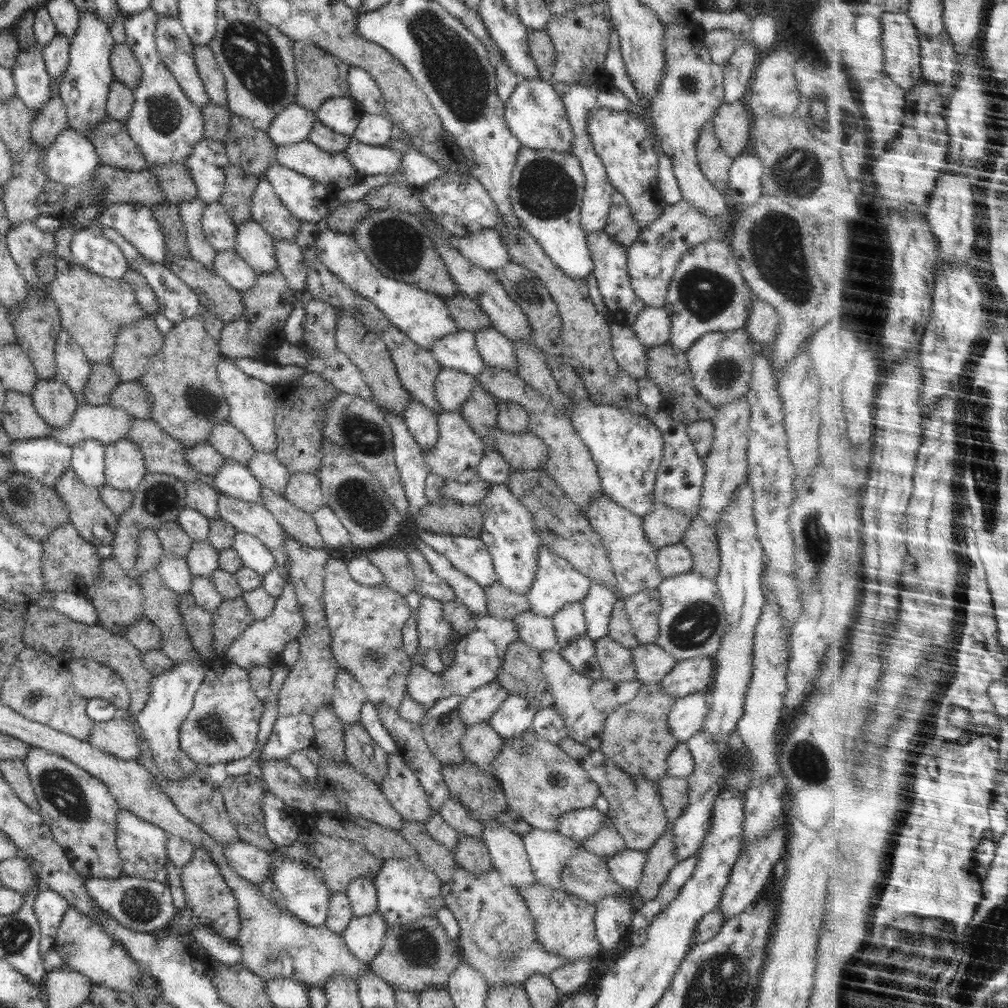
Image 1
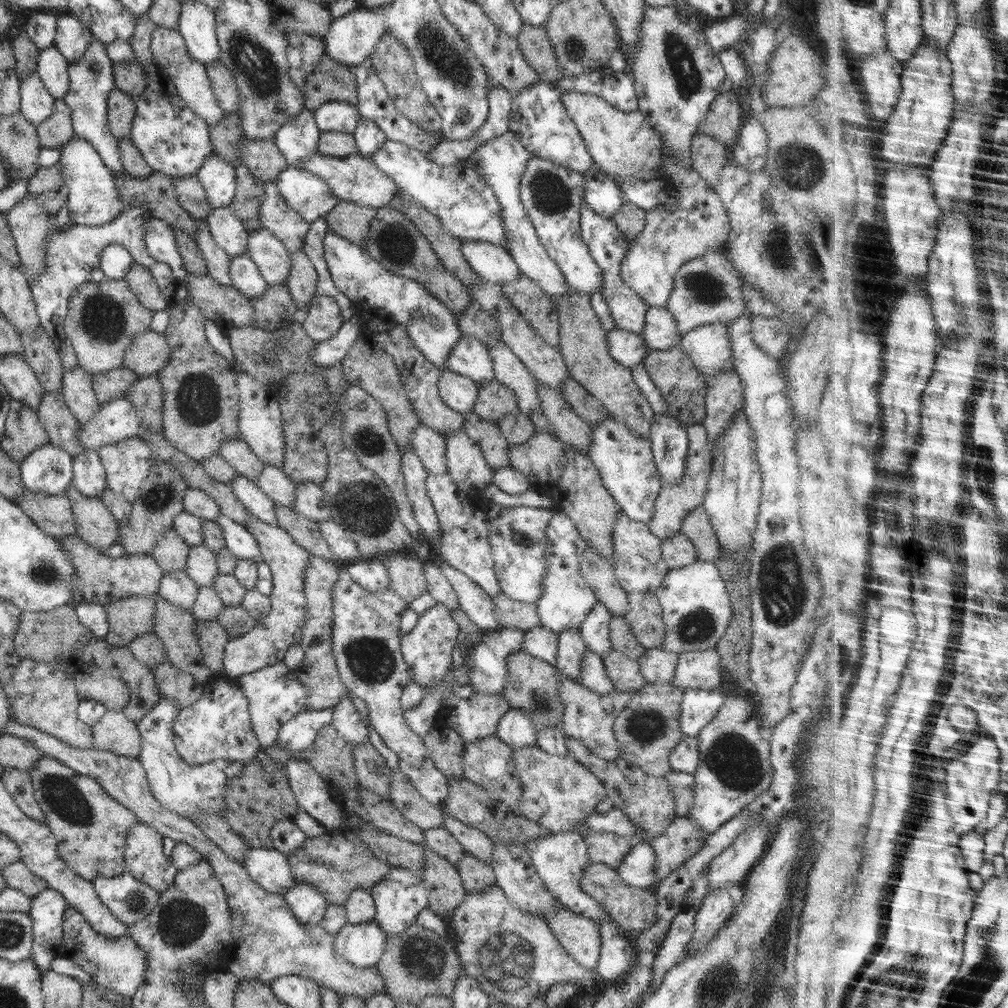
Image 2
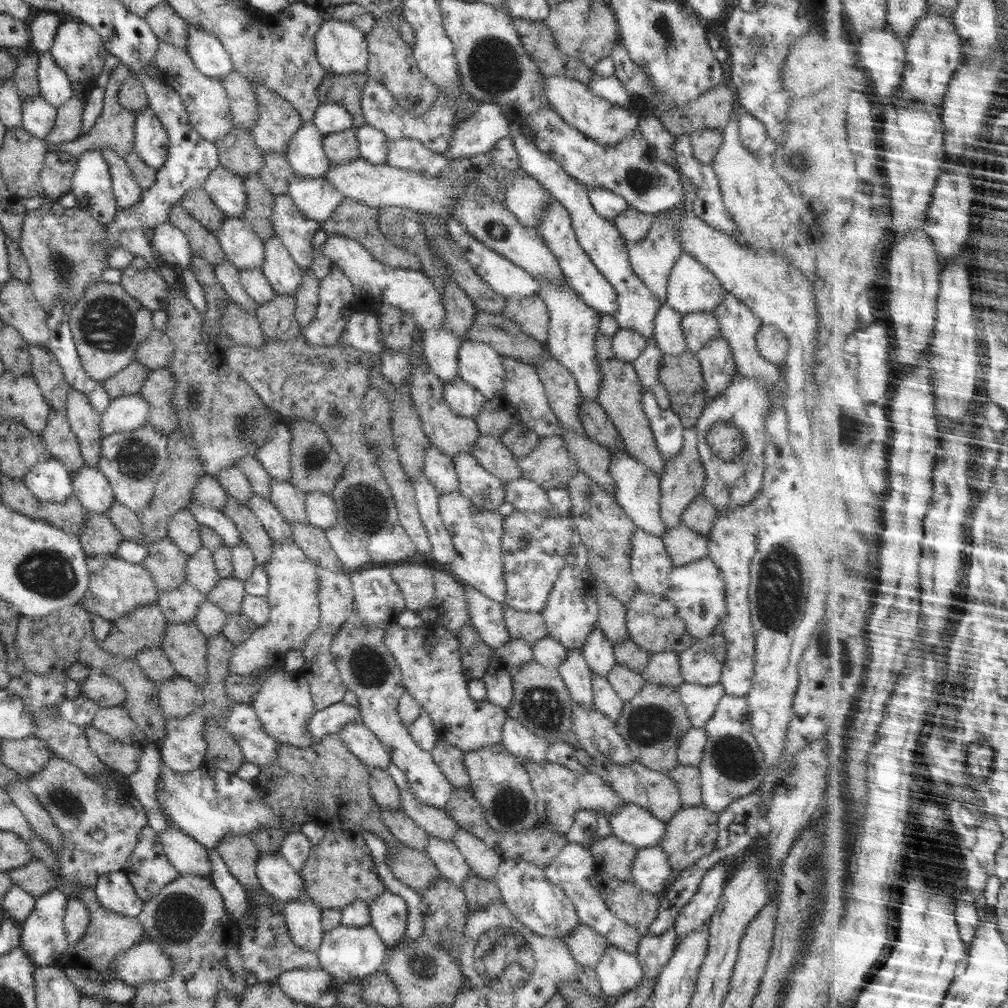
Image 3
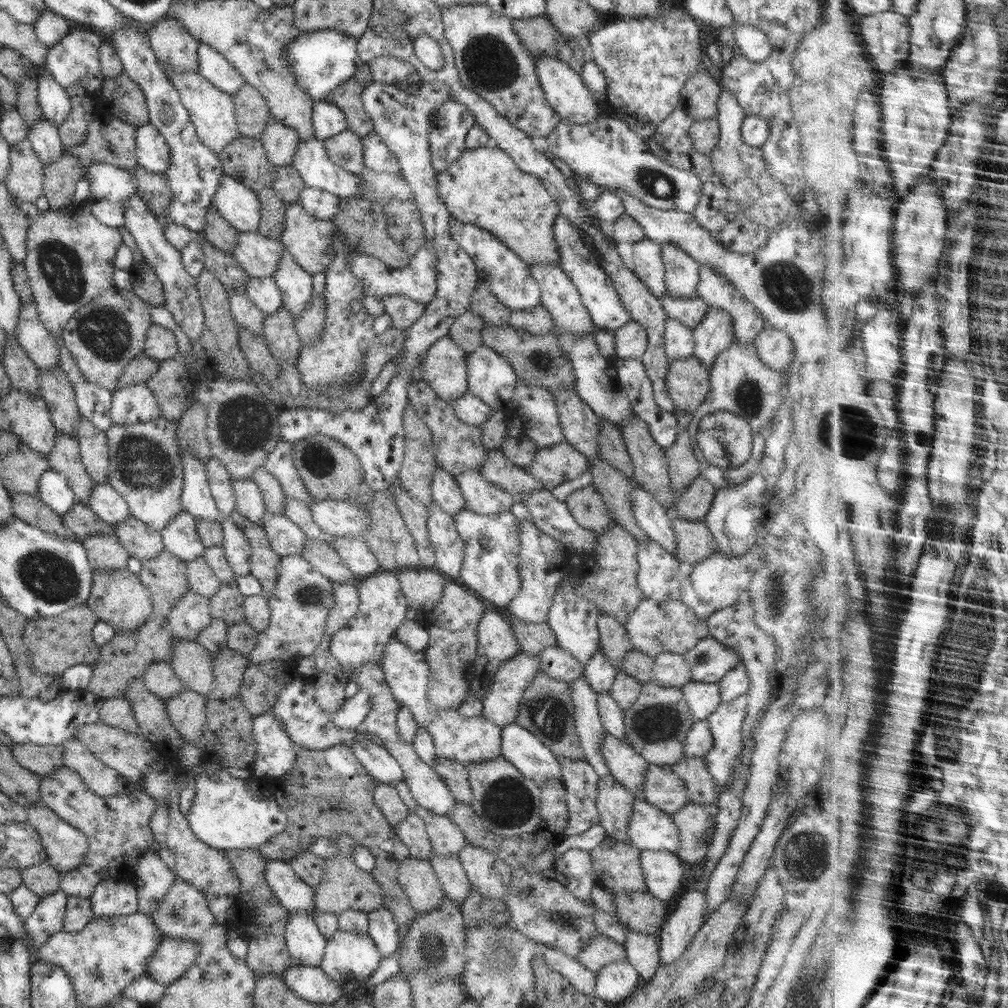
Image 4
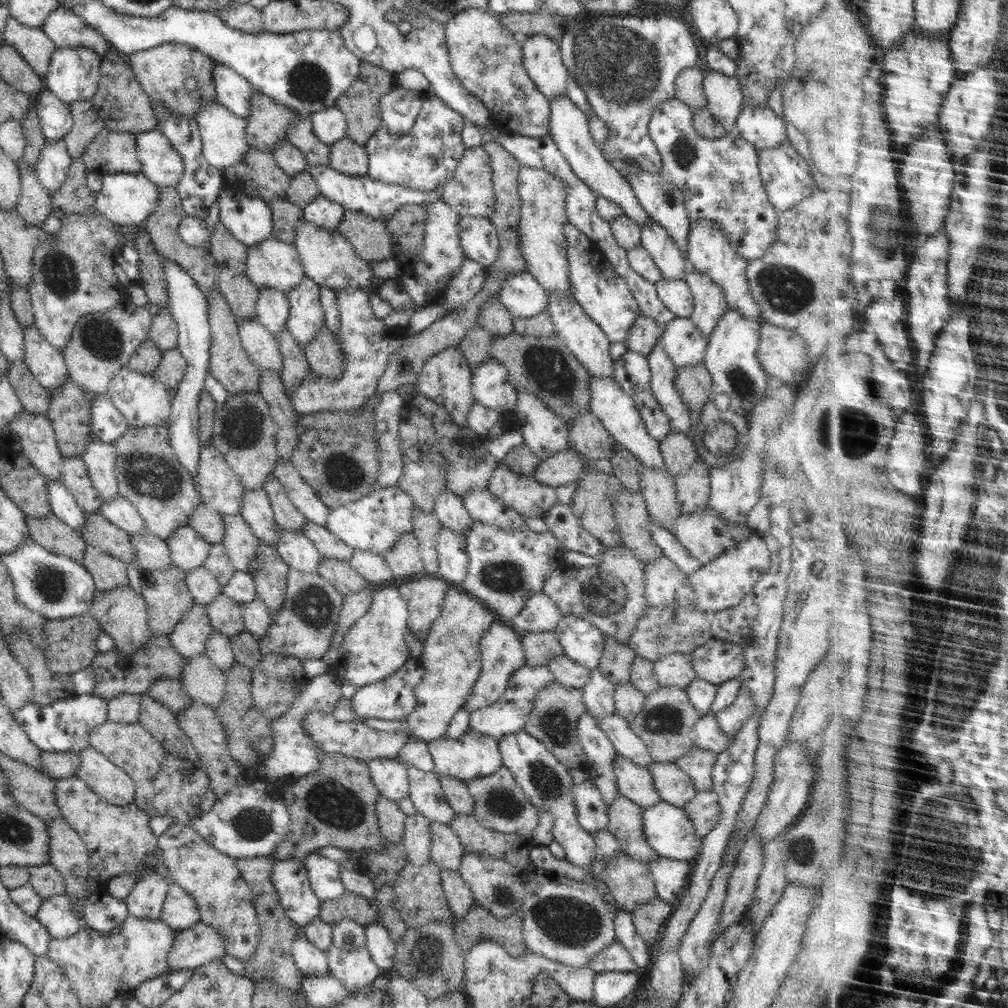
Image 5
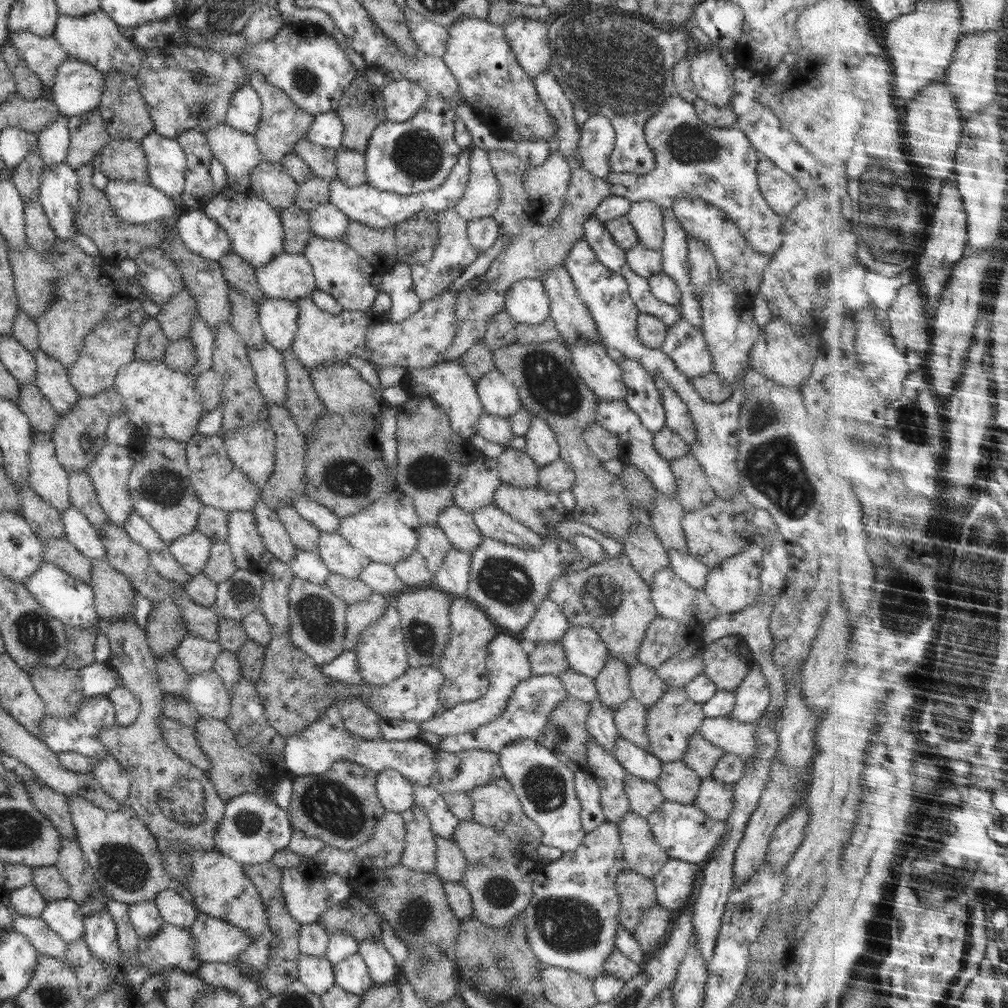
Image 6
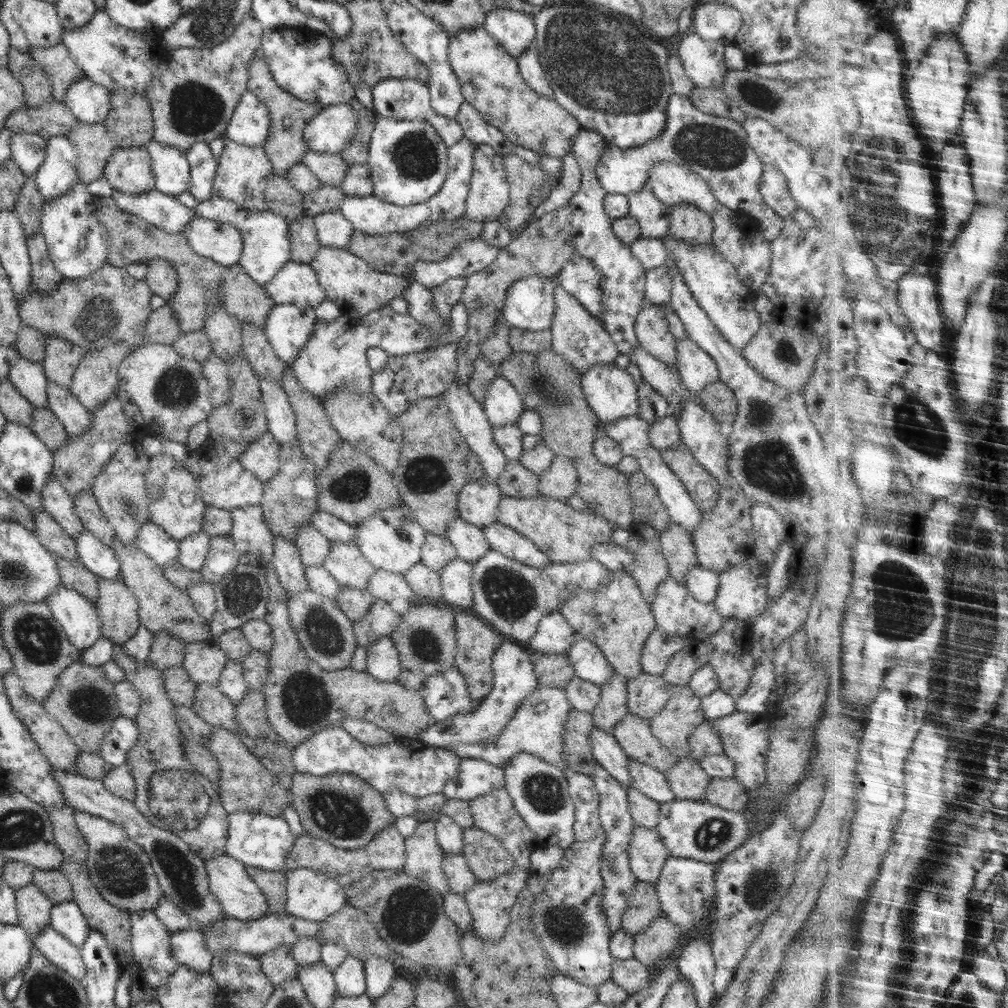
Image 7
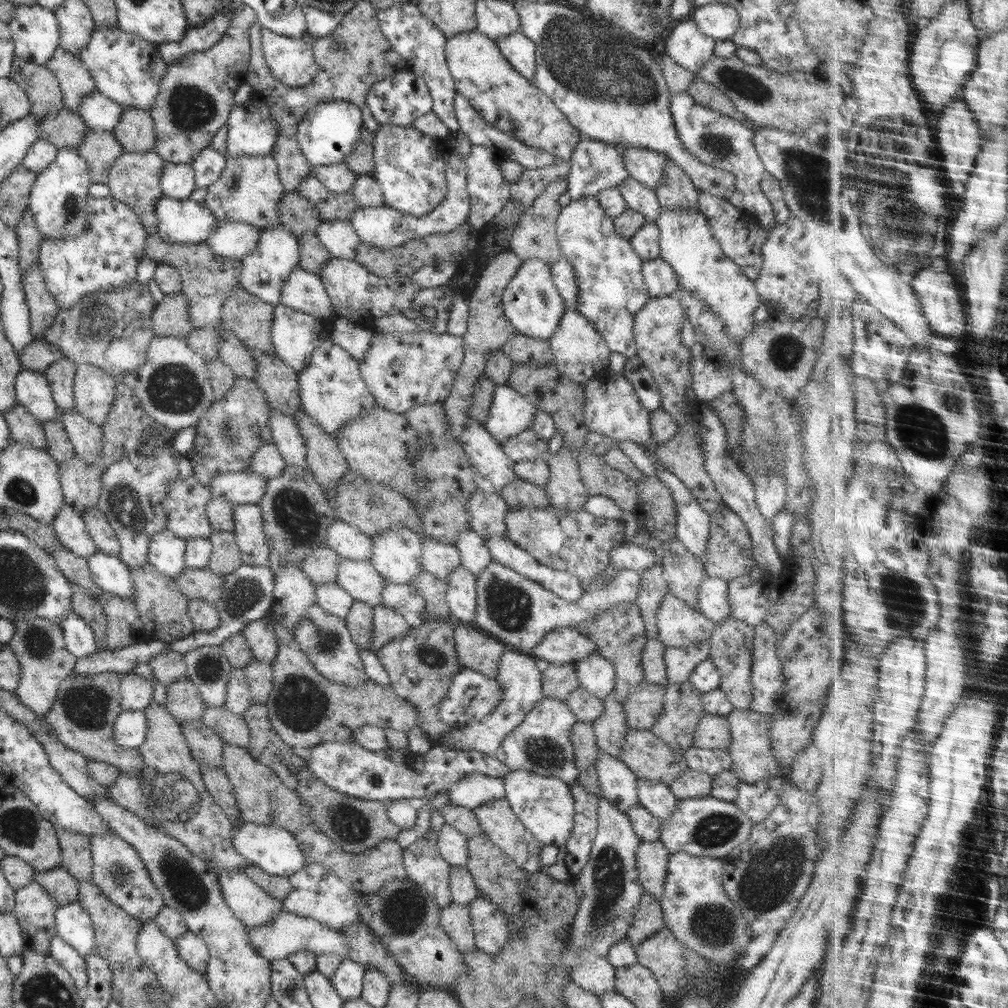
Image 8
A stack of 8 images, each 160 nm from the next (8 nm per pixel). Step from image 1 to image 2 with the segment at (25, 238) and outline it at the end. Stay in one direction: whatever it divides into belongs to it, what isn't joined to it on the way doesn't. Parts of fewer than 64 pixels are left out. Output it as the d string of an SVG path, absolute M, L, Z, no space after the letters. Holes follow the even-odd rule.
M125 206L120 215L116 216L112 222L94 227L72 223L67 228L63 228L61 232L48 235L42 241L47 255L44 257L44 273L34 277L32 281L28 281L28 284L33 294L39 324L48 333L48 337L51 338L65 370L70 370L79 364L70 340L66 338L63 327L67 317L69 300L77 292L80 285L91 281L90 271L94 267L99 267L100 253L104 251L104 246L118 244L126 248L129 254L132 255L134 262L150 272L168 306L190 300L184 280L176 279L167 265L156 262L148 255L148 250L144 246L144 236L142 235L146 231L146 219L150 216L150 210L146 206Z

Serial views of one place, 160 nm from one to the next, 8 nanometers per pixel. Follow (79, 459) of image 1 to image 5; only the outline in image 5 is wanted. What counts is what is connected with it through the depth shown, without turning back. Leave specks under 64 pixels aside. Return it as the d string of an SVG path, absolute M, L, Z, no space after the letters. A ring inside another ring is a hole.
M118 494L111 500L103 501L99 512L114 526L129 534L138 534L147 528L137 508L129 500Z

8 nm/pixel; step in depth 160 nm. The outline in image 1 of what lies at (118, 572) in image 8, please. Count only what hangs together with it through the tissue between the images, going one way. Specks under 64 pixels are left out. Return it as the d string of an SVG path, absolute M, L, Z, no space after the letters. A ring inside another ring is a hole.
M40 437L12 441L10 456L16 472L54 488L64 471L71 468L72 453L73 447Z

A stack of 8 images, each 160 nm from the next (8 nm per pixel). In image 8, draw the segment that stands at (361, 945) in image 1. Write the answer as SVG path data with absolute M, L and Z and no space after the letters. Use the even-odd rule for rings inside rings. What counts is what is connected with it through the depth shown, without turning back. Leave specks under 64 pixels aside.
M349 959L340 962L331 983L343 1001L360 998L366 969L362 964Z

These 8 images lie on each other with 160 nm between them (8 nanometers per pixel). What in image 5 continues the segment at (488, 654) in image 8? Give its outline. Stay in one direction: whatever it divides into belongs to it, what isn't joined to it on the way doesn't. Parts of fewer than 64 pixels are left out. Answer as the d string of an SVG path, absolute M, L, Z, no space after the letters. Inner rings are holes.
M457 586L449 587L444 597L440 616L435 620L430 634L423 644L424 679L414 689L416 709L405 720L407 729L412 735L426 742L443 738L453 716L463 709L464 700L466 700L470 695L470 691L476 685L476 680L481 671L480 639L485 632L488 632L493 622L495 622L494 616L488 612L487 607L480 600L472 597Z

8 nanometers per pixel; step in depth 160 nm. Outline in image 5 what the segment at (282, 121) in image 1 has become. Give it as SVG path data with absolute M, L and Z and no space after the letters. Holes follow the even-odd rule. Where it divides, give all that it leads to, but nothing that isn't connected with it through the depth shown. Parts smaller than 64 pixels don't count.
M308 164L306 172L312 175L319 195L332 202L340 204L345 210L358 211L370 219L388 219L396 210L408 205L417 205L426 208L433 202L443 200L444 189L438 188L434 191L416 190L415 188L404 188L400 185L386 184L378 180L372 180L367 174L364 176L350 176L334 170L330 166L321 164Z

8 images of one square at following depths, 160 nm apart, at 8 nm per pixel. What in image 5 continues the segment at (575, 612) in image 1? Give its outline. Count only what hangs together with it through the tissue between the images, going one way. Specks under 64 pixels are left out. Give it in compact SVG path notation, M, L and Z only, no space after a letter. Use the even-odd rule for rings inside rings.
M586 710L578 721L577 738L587 759L584 768L594 778L602 800L607 805L612 804L619 795L617 776L612 764L615 749L606 733L600 729L598 720Z

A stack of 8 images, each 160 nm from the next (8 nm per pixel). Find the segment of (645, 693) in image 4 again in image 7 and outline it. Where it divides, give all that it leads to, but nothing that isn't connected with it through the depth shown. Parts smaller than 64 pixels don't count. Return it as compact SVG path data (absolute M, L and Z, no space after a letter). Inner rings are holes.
M672 685L668 703L650 719L651 733L672 756L689 757L689 736L705 720L701 698L686 685Z

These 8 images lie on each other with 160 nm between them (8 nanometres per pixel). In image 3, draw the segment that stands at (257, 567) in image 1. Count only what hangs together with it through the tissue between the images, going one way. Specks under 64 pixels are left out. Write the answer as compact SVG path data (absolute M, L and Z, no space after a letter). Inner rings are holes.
M189 501L187 508L193 514L196 522L215 530L223 538L224 545L228 548L238 543L244 543L241 540L240 531L222 510L210 508L194 501Z

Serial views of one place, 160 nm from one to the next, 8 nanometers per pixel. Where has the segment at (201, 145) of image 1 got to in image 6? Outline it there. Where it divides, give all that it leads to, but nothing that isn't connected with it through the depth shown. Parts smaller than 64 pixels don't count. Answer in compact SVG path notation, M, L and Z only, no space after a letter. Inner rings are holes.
M222 189L206 204L203 212L215 220L226 232L230 244L236 254L242 256L255 269L260 269L278 255L284 253L284 230L278 216L278 210L268 205L266 201L255 197L249 191L238 192Z

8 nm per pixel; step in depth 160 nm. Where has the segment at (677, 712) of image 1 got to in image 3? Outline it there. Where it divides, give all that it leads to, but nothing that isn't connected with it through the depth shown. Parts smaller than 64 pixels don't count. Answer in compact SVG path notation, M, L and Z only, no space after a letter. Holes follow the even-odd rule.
M683 683L677 690L691 727L696 729L704 728L716 712L719 700L725 696L720 684L705 686Z

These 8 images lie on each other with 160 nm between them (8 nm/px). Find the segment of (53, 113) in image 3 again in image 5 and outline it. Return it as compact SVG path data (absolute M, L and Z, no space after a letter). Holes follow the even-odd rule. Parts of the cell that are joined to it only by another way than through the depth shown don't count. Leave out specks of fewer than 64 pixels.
M46 140L34 169L39 183L52 196L67 178L72 158L63 140Z

